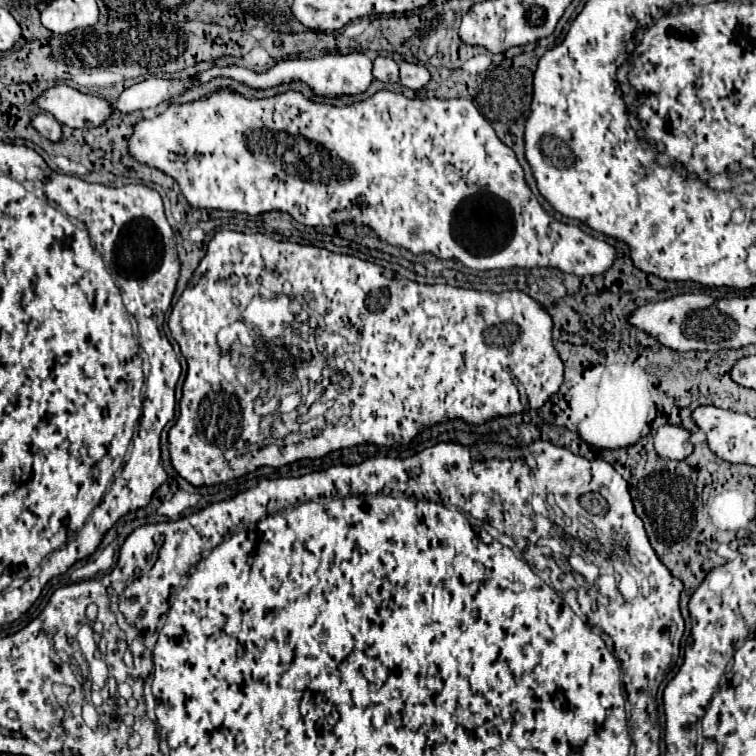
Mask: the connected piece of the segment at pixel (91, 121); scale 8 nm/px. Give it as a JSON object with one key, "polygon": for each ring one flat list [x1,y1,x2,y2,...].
{"polygon":[[66,84,44,90,34,104,70,128,94,128,110,116,110,104,102,98,82,94]]}

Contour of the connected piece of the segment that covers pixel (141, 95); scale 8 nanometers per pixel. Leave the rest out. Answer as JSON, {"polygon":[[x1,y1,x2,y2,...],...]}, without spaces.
{"polygon":[[150,78,128,86,116,102,116,110,120,112,136,112,144,108,154,108,162,100,170,100,182,92,186,92,194,84,194,78,184,80,160,80]]}

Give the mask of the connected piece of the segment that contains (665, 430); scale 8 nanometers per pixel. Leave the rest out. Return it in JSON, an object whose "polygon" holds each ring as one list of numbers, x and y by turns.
{"polygon":[[660,426,654,434,654,448,658,456,664,456,668,460,684,460,692,454,692,442,690,432,682,426]]}

